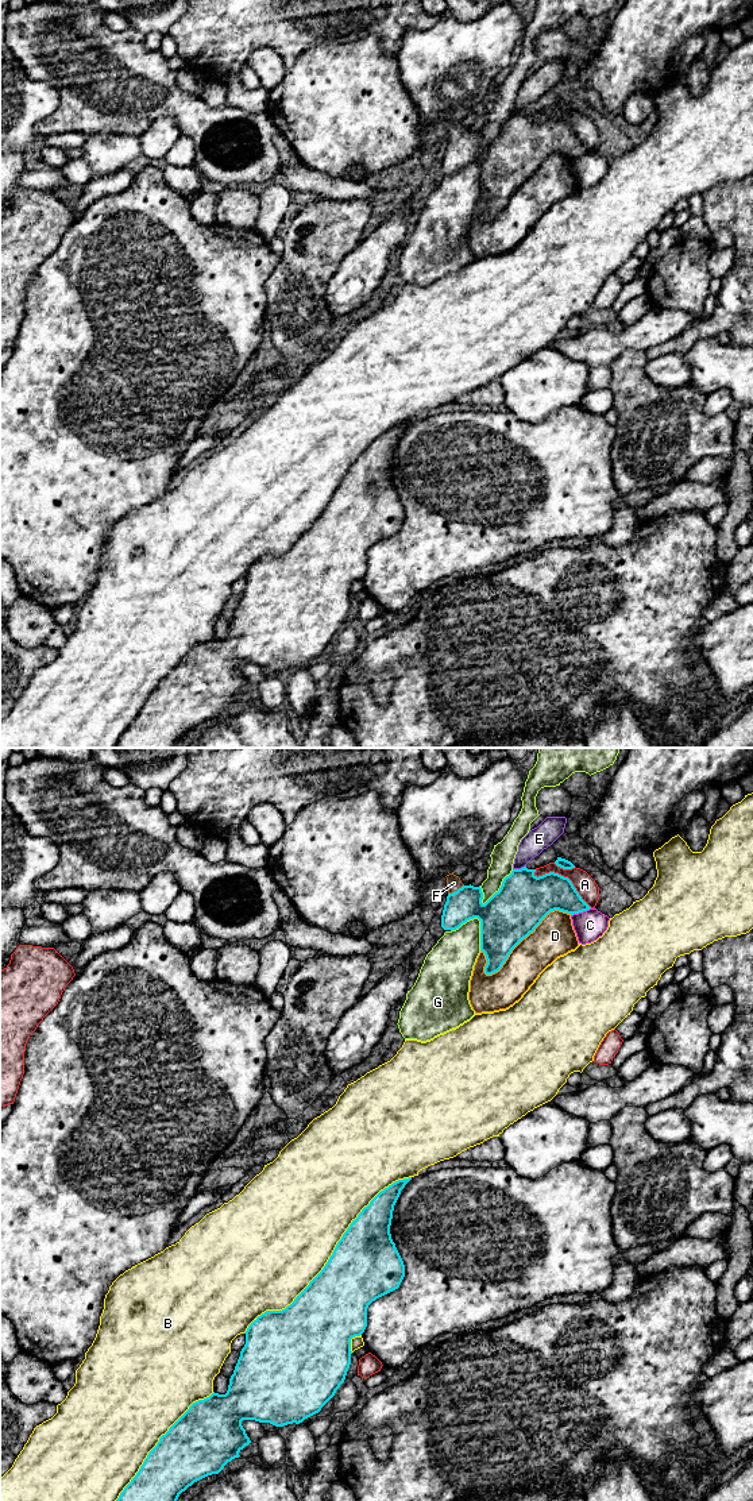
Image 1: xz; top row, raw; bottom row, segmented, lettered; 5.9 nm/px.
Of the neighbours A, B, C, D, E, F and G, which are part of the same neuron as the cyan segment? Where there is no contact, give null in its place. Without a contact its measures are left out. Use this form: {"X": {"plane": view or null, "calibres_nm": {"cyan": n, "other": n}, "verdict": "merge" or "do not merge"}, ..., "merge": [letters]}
{"A": {"plane": "xz", "calibres_nm": {"cyan": 300, "other": 120}, "verdict": "do not merge"}, "B": {"plane": "xz", "calibres_nm": {"cyan": 420, "other": 500}, "verdict": "do not merge"}, "C": {"plane": "xz", "calibres_nm": {"cyan": 220, "other": 180}, "verdict": "do not merge"}, "D": {"plane": "xz", "calibres_nm": {"cyan": 320, "other": 240}, "verdict": "do not merge"}, "E": {"plane": "xz", "calibres_nm": {"cyan": 320, "other": 140}, "verdict": "do not merge"}, "F": {"plane": "xz", "calibres_nm": {"cyan": 190, "other": 90}, "verdict": "merge"}, "G": {"plane": "xz", "calibres_nm": {"cyan": 320, "other": 260}, "verdict": "do not merge"}, "merge": ["F"]}

